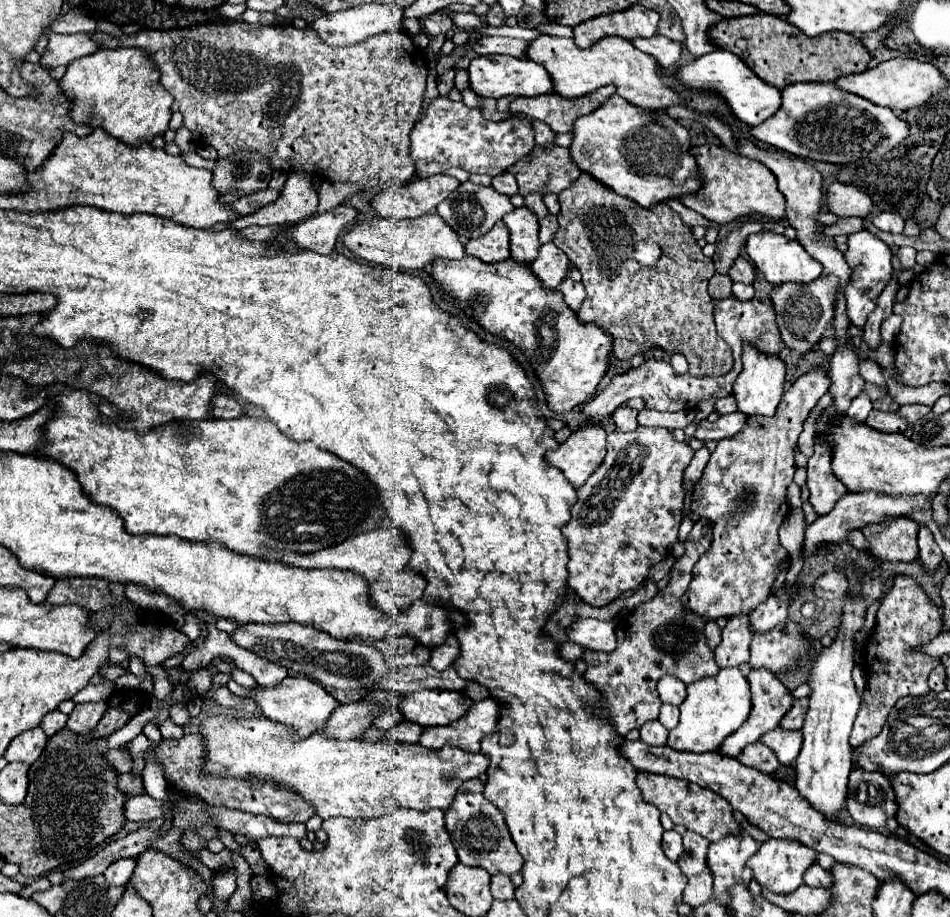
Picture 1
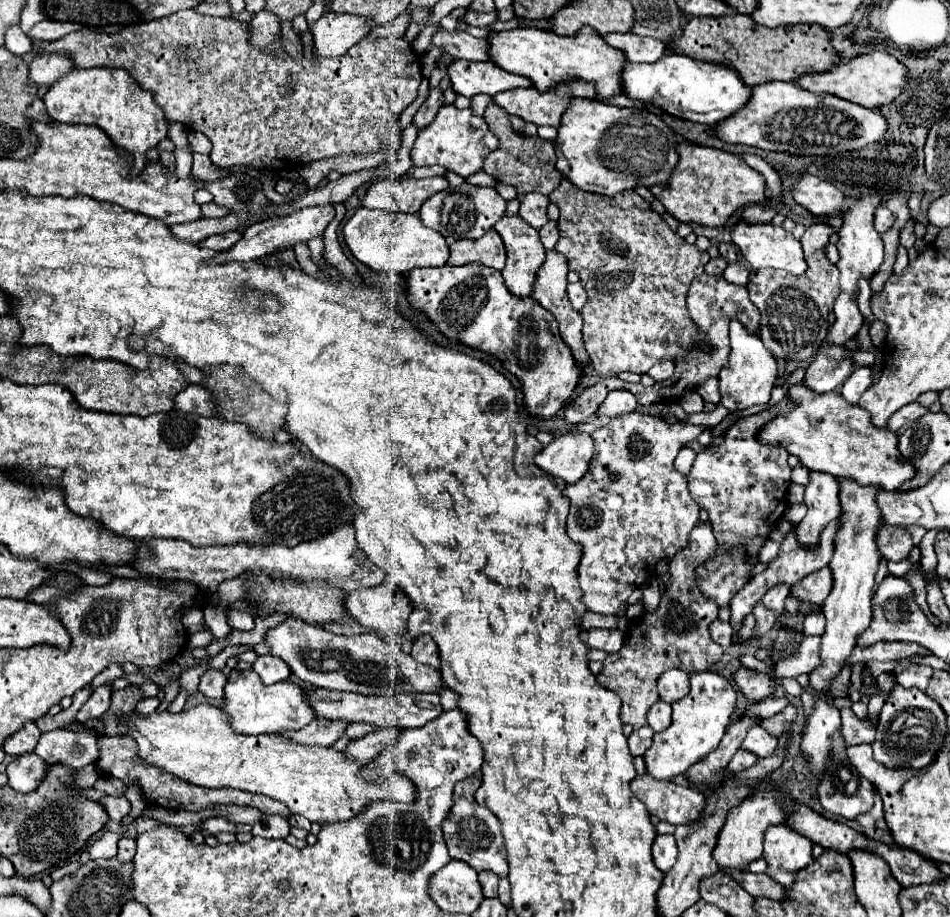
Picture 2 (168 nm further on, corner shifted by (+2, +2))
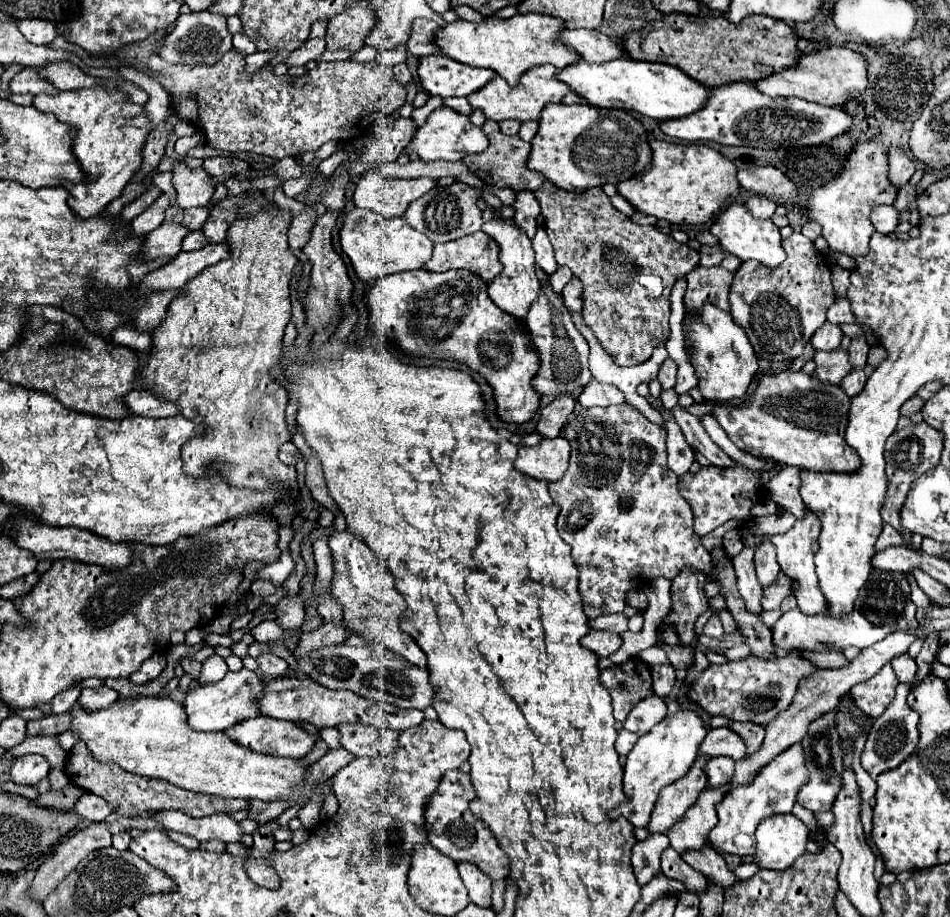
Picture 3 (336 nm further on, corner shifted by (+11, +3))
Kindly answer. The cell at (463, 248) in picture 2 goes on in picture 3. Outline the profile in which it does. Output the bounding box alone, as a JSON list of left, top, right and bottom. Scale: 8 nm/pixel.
[423,231,503,283]

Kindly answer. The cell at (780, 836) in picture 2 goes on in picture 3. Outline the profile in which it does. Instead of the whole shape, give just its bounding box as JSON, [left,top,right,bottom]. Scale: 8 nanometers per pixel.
[753,815,809,869]

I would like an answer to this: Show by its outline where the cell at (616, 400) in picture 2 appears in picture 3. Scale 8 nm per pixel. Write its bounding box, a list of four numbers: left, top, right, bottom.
[577,379,623,407]

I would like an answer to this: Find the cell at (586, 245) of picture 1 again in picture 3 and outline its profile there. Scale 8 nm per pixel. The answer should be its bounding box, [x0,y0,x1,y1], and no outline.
[535,181,699,365]

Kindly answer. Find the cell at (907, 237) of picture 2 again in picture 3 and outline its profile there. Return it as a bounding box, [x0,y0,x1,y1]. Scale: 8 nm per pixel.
[895,182,917,213]

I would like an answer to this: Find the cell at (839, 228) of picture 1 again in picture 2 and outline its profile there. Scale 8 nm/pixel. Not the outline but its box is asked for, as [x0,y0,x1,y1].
[748,222,840,362]

